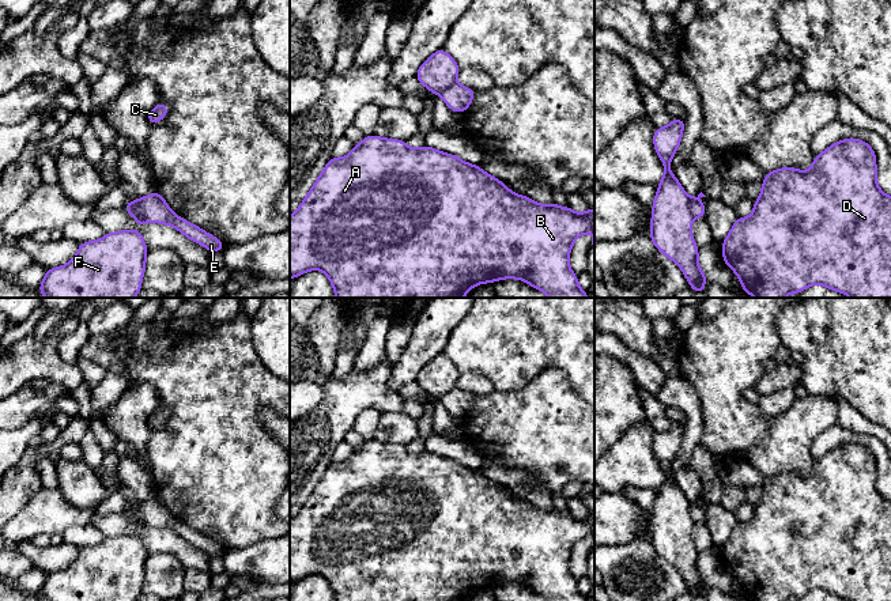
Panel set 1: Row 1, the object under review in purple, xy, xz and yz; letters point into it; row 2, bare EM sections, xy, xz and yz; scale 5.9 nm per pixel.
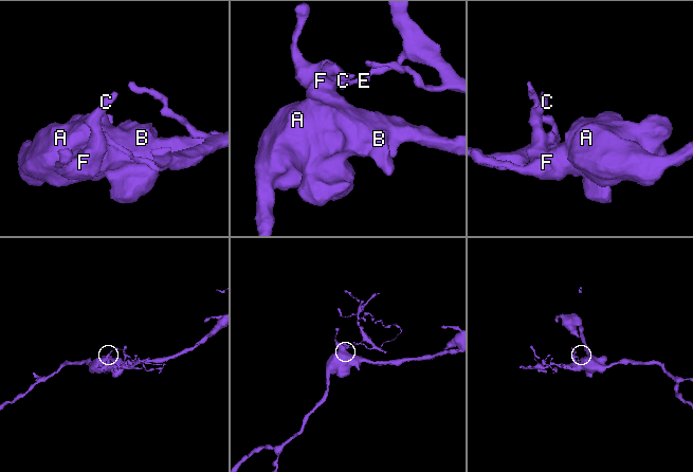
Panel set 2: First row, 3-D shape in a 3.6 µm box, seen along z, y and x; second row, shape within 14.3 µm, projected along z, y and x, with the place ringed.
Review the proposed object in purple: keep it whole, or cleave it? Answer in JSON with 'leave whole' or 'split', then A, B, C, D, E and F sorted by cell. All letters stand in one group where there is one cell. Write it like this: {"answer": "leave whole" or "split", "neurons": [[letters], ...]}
{"answer": "split", "neurons": [["A", "B", "C", "D", "F"], ["E"]]}

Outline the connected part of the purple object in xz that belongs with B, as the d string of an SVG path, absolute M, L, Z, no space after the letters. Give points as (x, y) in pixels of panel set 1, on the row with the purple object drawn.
M369 135L355 144L347 156L333 156L326 163L299 208L290 216L290 280L312 269L322 271L329 277L336 298L464 298L472 287L501 279L524 280L531 287L544 291L548 298L589 298L586 291L579 288L578 276L569 265L574 241L589 231L594 233L594 209L592 208L577 213L570 207L559 207L555 201L551 205L541 205L524 194L516 194L480 166L467 163L456 155L428 145L414 150L407 145L407 141Z

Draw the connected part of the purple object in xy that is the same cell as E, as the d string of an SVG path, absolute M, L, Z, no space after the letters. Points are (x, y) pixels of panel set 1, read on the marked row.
M159 192L140 197L139 209L148 223L173 226L190 241L204 246L208 252L224 252L224 245L220 239L177 216Z

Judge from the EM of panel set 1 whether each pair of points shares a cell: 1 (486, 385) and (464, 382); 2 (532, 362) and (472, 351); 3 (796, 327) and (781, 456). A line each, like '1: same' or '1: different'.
1: same
2: same
3: different

